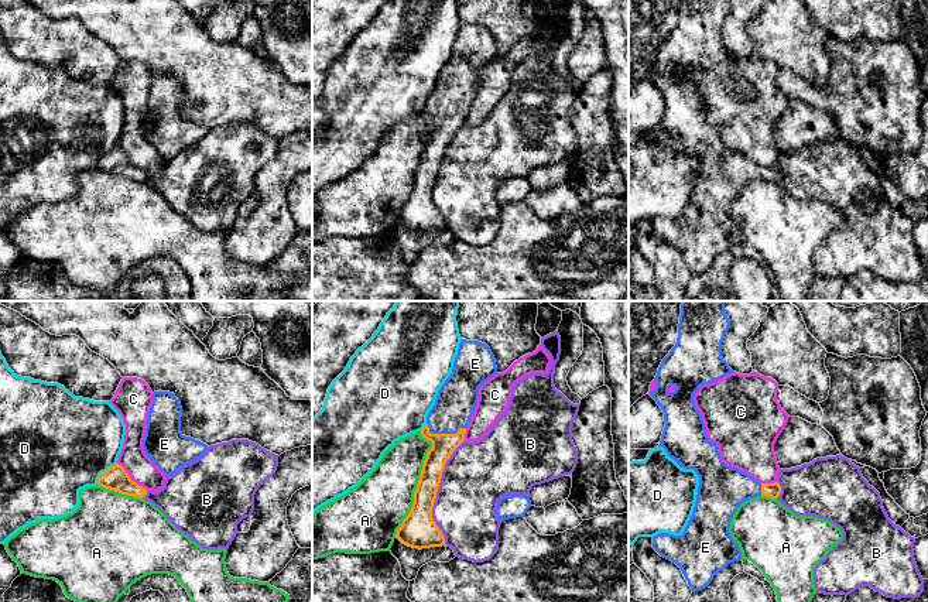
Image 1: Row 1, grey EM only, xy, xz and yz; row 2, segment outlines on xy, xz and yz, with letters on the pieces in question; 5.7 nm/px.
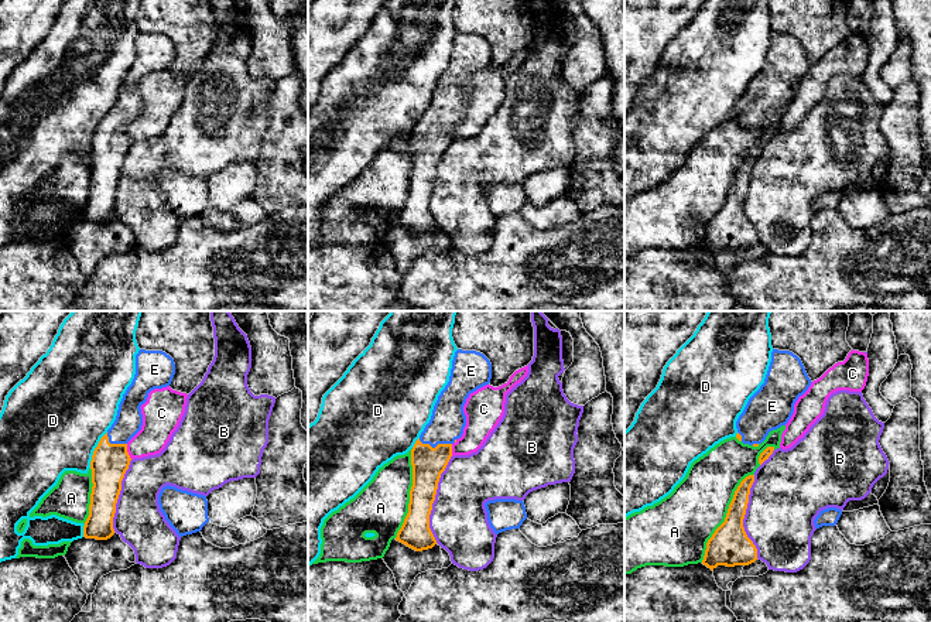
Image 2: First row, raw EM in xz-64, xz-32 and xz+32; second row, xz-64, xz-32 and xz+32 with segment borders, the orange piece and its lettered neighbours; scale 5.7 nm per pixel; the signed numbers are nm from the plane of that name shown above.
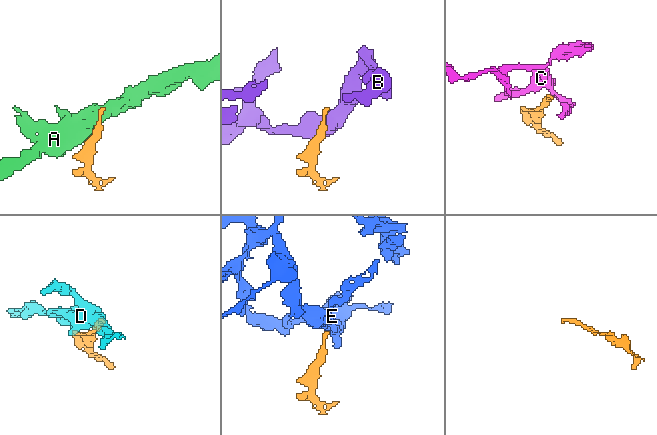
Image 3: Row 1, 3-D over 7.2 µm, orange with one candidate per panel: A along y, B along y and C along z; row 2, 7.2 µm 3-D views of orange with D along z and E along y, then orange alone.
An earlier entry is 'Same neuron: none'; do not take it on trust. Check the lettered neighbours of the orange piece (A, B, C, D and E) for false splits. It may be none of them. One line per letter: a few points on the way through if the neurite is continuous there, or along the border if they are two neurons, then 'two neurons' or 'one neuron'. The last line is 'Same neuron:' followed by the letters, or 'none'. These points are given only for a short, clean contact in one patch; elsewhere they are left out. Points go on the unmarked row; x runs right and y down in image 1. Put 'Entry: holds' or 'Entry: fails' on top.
Entry: fails
A: two neurons
B: two neurons
C: border xy (117, 146), (133, 164), (147, 173); two neurons
D: two neurons
E: way xz (444, 129), (444, 117), (456, 82); one neuron
Same neuron: E

